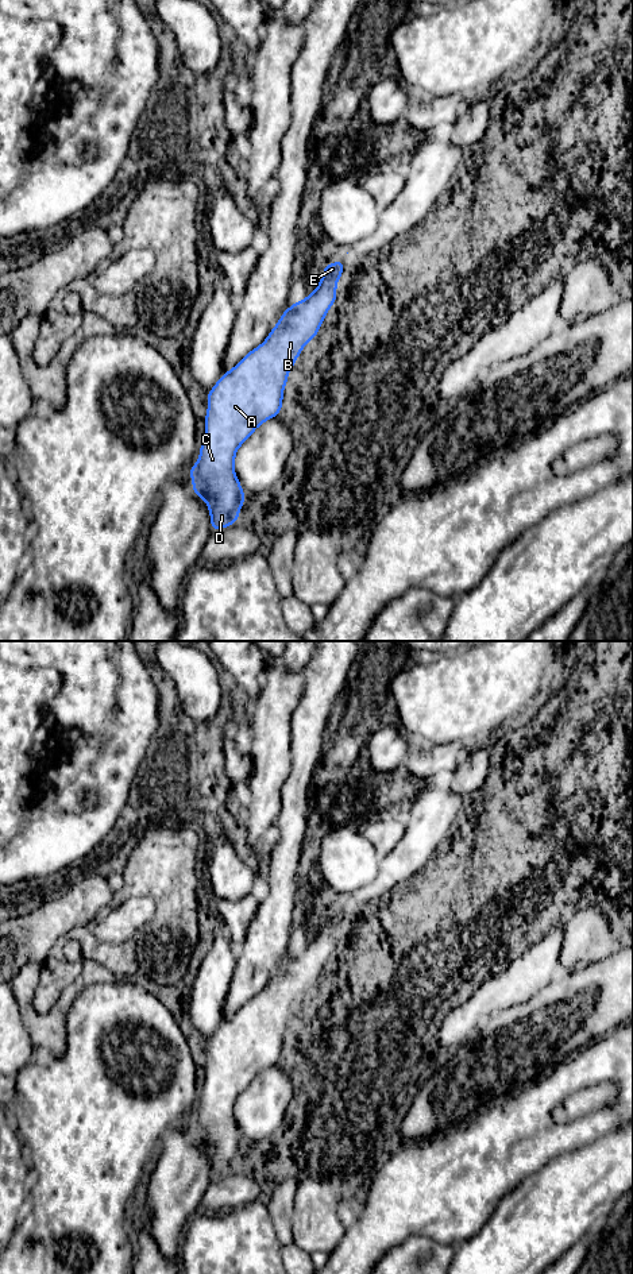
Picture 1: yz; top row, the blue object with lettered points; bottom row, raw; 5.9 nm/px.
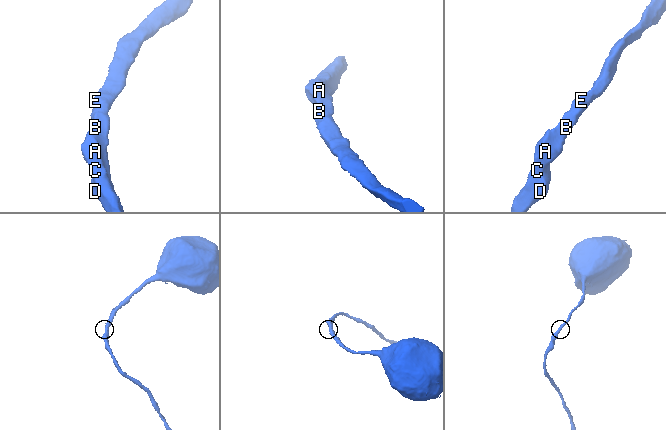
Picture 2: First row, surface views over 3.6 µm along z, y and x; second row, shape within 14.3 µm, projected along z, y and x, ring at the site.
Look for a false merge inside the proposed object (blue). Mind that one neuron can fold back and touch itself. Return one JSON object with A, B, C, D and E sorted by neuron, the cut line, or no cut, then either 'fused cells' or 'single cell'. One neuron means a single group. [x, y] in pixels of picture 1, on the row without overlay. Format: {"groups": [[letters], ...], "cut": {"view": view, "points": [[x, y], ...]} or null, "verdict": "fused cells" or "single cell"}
{"groups": [["A", "B", "C", "D", "E"]], "cut": null, "verdict": "single cell"}

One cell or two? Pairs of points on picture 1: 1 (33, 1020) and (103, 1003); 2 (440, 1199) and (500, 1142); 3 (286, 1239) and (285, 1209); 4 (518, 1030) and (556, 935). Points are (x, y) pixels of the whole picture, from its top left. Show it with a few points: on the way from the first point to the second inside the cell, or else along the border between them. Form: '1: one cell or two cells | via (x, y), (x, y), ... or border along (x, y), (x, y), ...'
1: two cells | border along (85, 987), (74, 999), (66, 1016), (66, 1045)
2: one cell | via (454, 1184), (485, 1153)
3: one cell | via (284, 1232), (284, 1216)
4: two cells | border along (554, 980), (527, 1000), (504, 1010)

